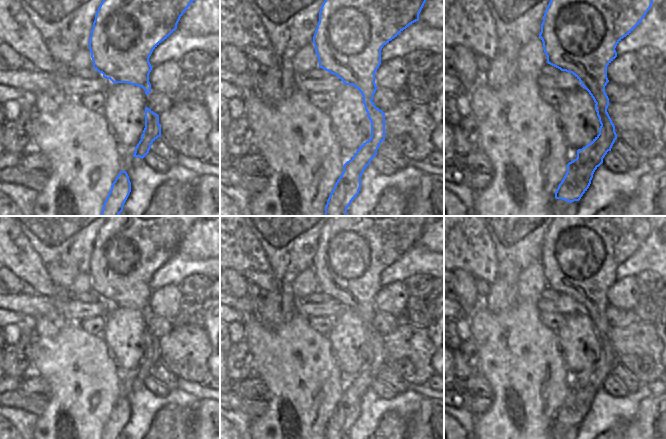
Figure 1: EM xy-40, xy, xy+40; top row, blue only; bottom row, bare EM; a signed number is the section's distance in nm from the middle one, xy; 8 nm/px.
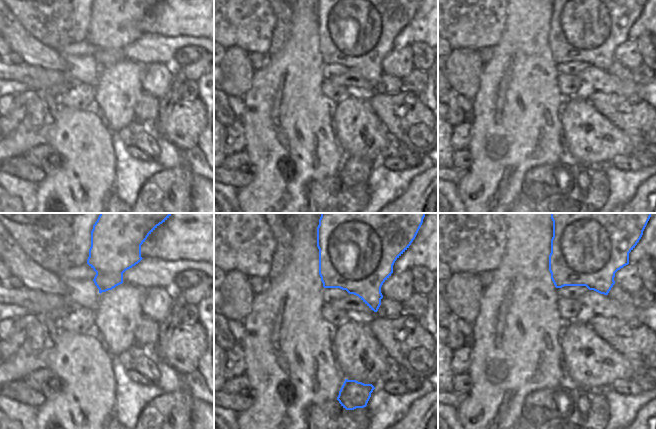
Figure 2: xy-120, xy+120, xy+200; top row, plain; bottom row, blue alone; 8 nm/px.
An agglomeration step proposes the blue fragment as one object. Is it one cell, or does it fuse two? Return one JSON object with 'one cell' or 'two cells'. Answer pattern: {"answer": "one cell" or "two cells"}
{"answer": "one cell"}

